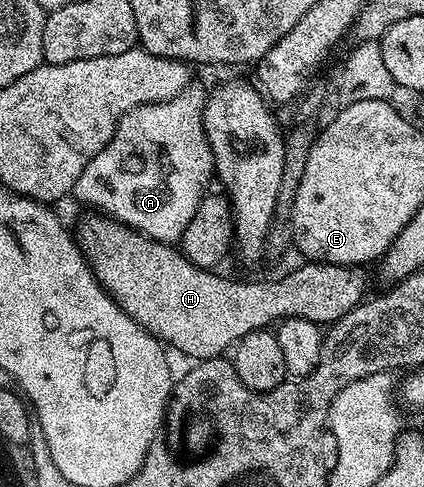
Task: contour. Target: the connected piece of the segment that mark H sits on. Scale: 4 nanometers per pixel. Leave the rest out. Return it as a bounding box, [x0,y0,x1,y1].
[76,214,370,362]

